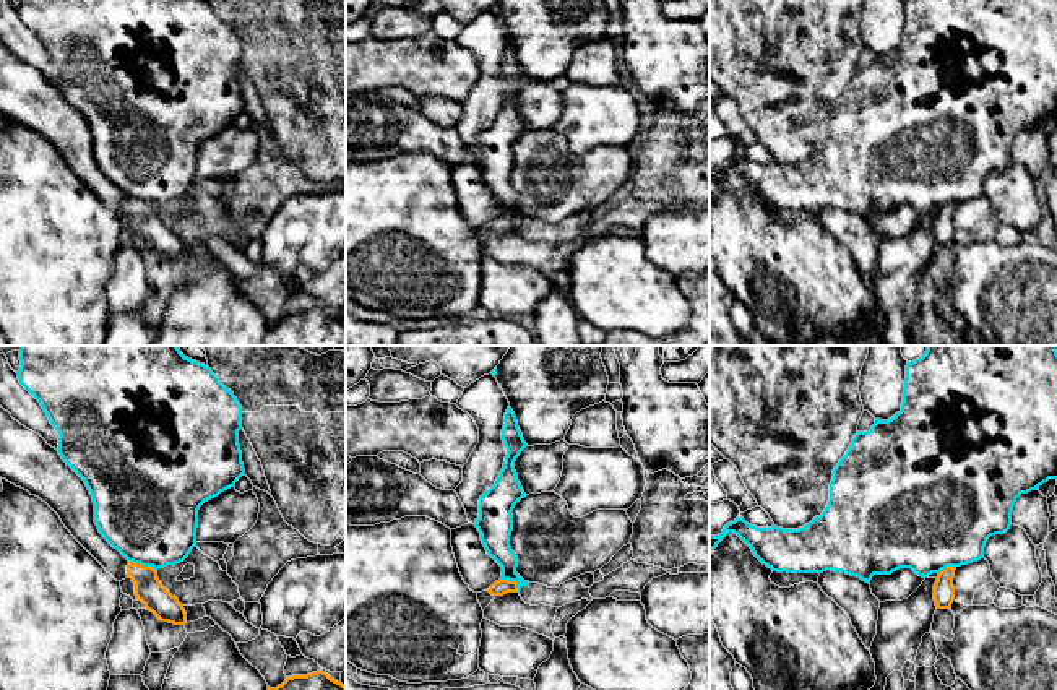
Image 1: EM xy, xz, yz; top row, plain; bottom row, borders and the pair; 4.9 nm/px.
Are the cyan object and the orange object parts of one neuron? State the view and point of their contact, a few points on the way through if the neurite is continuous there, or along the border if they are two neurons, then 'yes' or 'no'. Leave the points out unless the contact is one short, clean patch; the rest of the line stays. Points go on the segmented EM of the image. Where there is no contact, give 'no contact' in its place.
meets cyan in xy at (143, 565); border along xy (129, 560), (151, 565), (156, 570); no

